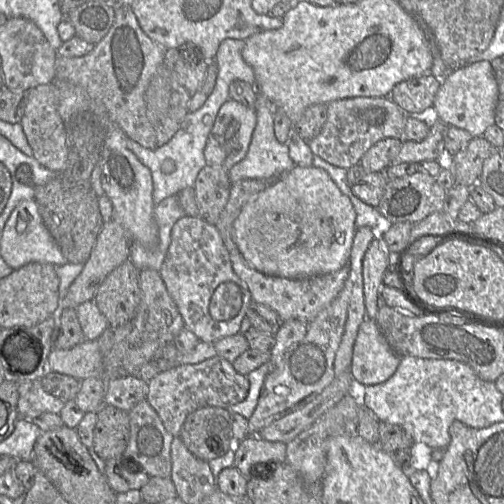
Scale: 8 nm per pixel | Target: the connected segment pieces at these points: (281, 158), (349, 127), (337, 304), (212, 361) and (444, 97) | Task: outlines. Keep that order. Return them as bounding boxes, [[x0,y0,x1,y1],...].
[[228,91,295,184],[305,96,408,169],[248,226,375,435],[146,354,248,437],[433,61,498,137]]

